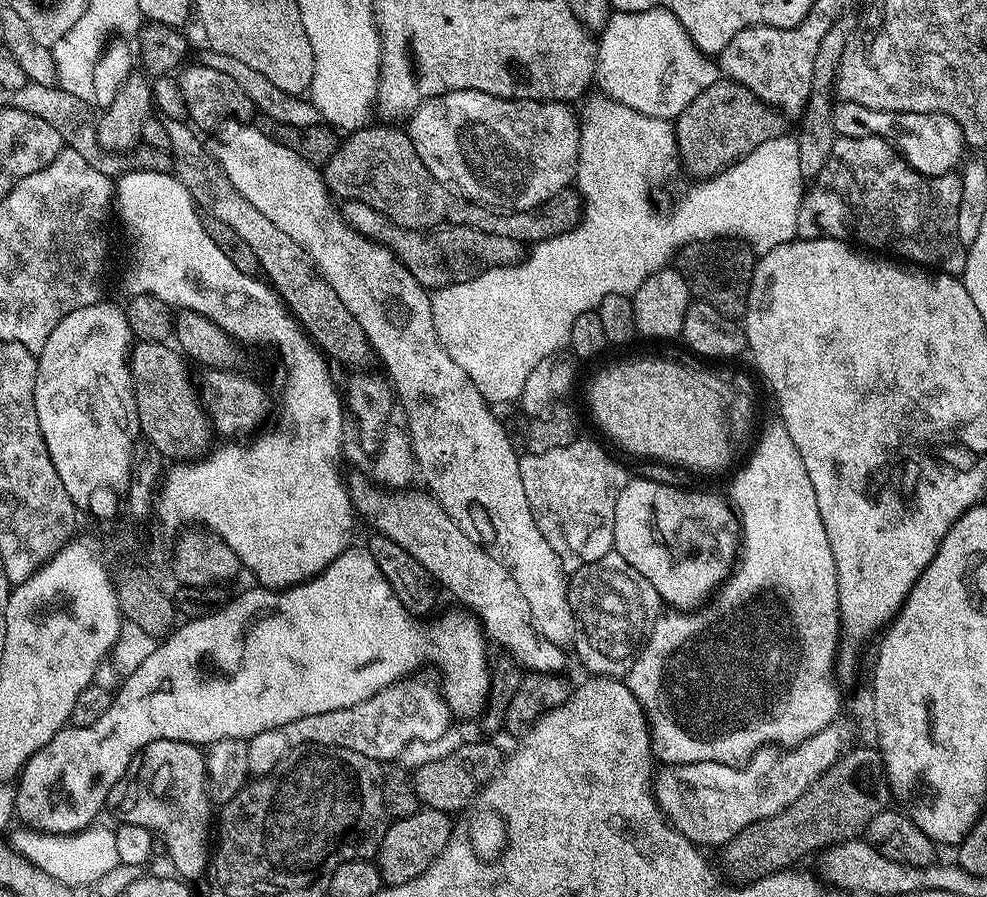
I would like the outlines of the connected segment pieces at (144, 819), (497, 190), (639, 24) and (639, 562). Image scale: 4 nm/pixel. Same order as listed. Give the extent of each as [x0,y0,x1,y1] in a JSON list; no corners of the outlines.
[[107,740,214,877],[406,90,580,212],[596,8,718,121],[614,479,742,609]]

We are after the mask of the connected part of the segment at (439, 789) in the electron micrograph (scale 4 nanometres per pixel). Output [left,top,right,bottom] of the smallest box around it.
[411,738,502,814]

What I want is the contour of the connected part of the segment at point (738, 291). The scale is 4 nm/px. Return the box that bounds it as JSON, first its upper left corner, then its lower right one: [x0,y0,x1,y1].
[674,238,757,317]

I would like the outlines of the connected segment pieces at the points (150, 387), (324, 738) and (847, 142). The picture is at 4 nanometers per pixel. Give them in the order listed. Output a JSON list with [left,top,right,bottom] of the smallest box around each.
[[128,340,214,462],[248,682,450,777],[796,136,968,278]]

